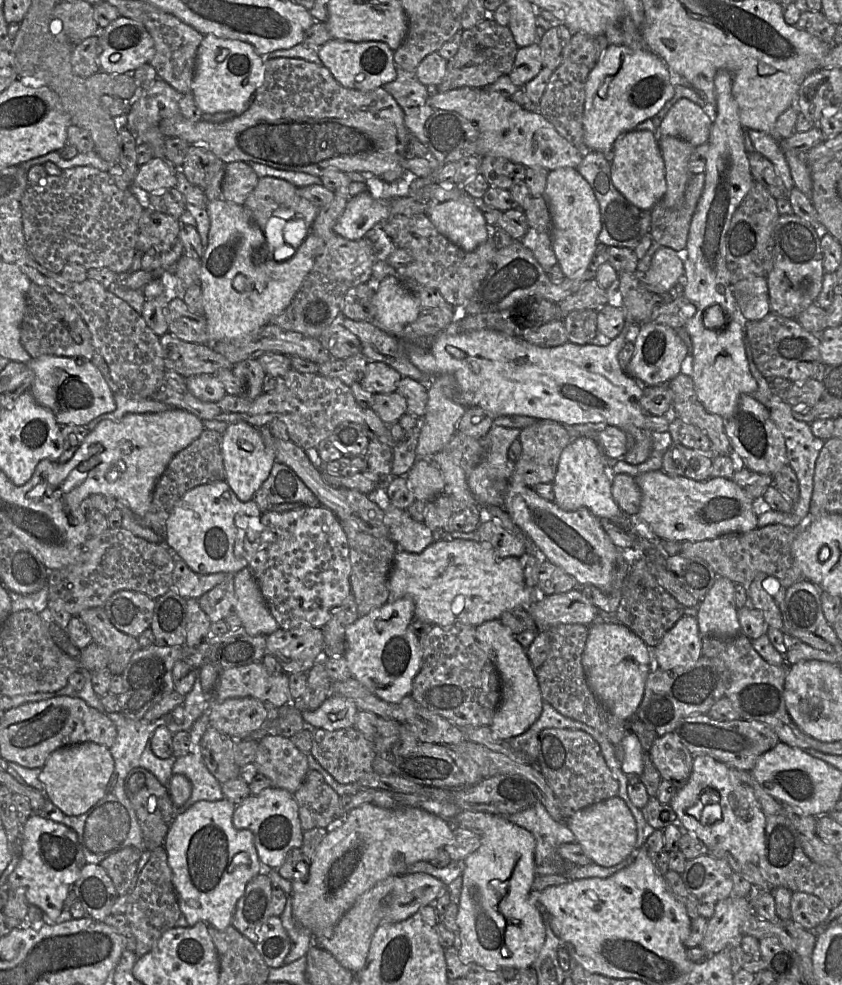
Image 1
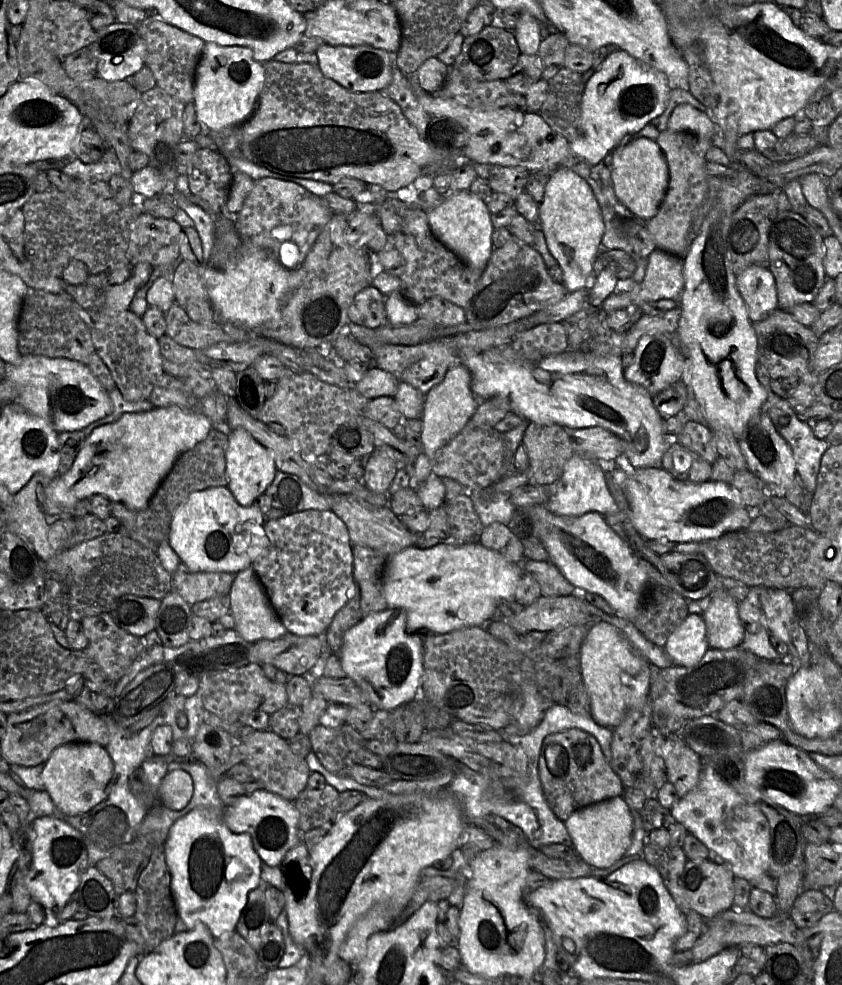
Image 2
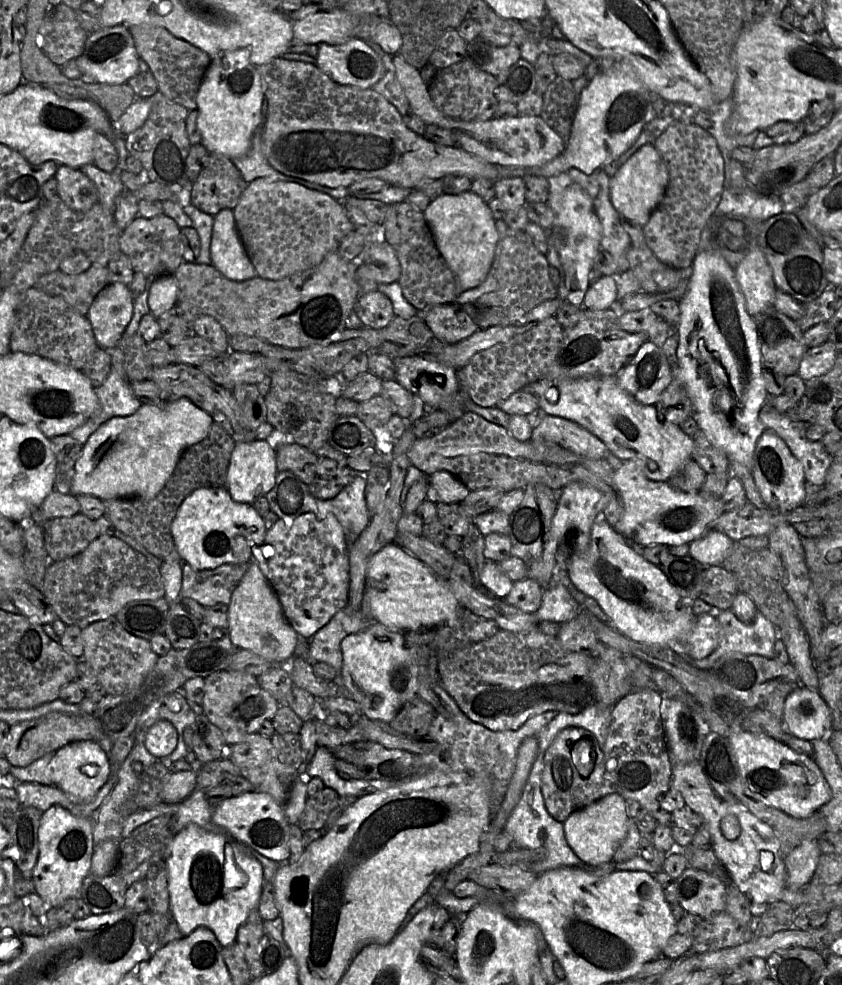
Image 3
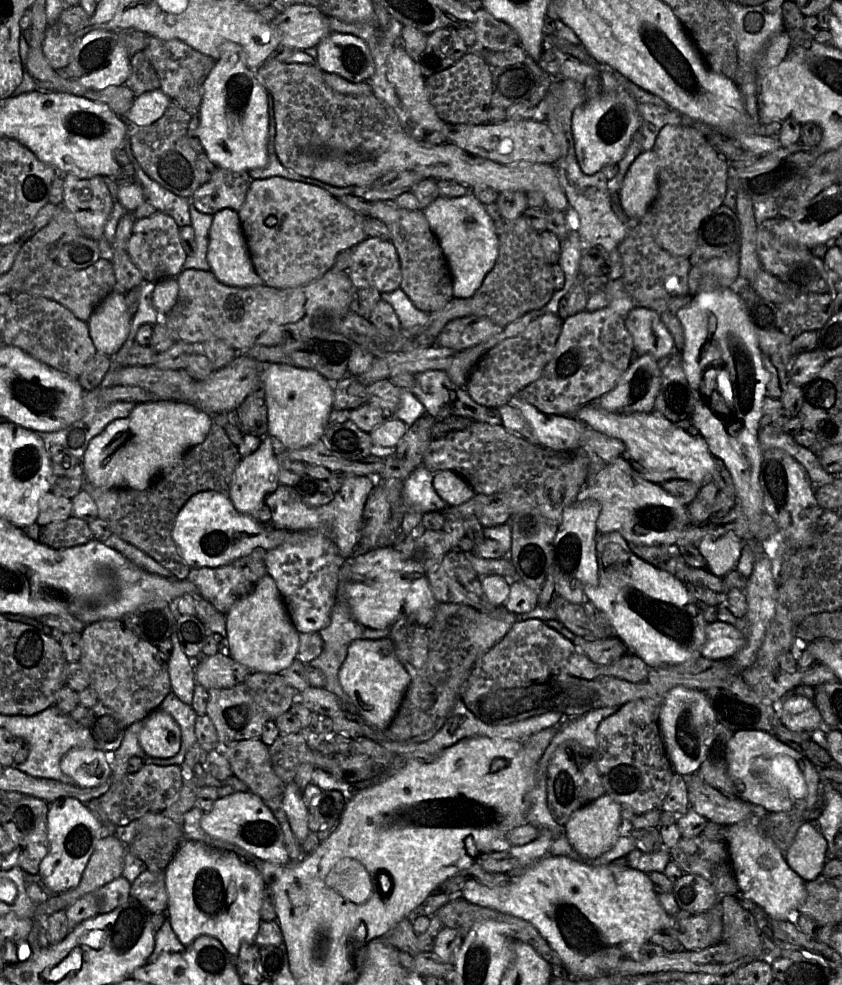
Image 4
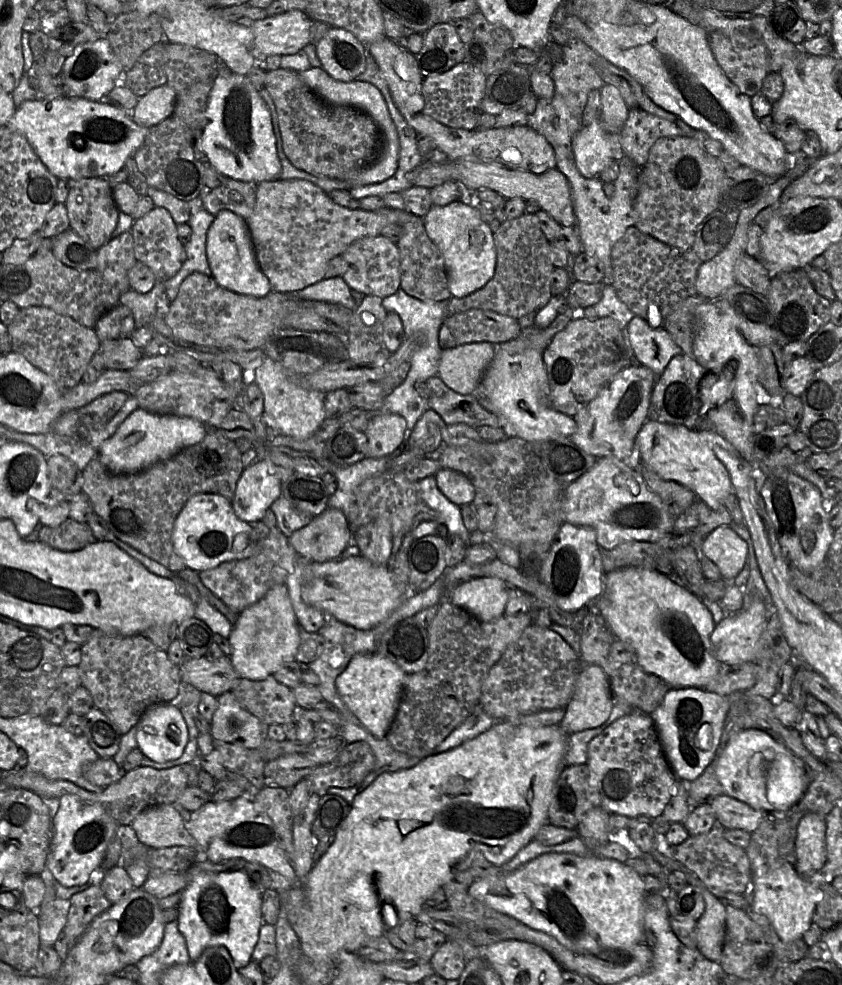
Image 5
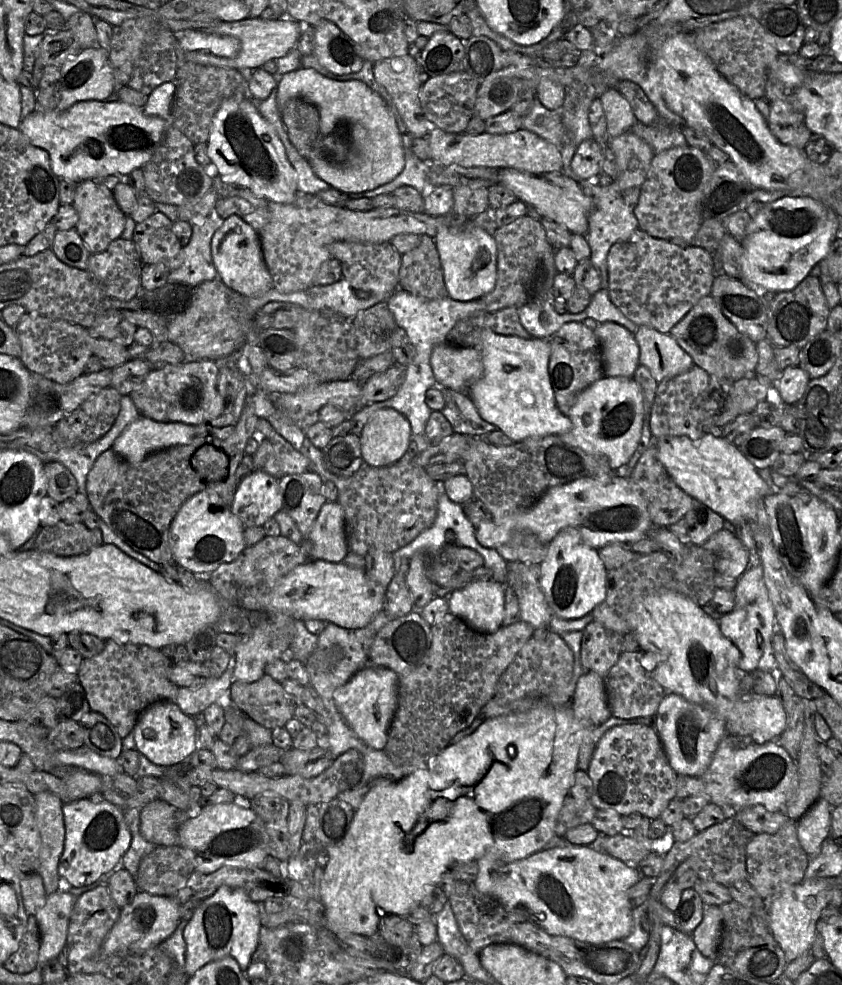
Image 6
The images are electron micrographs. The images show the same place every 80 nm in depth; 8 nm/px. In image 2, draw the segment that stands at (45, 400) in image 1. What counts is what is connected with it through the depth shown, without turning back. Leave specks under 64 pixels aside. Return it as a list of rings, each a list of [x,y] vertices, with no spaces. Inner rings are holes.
[[[24,355],[19,364],[9,366],[5,377],[19,387],[16,403],[27,412],[46,420],[58,433],[83,430],[113,412],[108,391],[87,365],[75,360]]]

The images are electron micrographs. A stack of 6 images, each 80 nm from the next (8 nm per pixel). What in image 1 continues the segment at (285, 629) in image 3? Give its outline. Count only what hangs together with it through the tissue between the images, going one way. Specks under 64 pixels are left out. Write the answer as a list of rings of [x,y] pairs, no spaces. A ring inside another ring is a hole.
[[[249,566],[234,574],[234,590],[235,613],[248,634],[268,636],[279,629]]]

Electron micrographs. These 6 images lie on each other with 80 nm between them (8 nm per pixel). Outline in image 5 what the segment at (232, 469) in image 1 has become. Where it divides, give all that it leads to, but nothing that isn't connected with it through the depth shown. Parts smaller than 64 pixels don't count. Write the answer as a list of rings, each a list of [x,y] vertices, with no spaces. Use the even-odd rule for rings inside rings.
[[[266,459],[245,468],[231,500],[235,515],[252,523],[263,520],[266,511],[281,495],[281,482]]]

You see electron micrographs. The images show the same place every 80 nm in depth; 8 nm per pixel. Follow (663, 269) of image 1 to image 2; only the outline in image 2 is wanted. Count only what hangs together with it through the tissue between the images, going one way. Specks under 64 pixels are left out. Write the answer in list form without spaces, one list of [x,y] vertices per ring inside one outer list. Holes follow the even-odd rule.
[[[656,248],[648,256],[648,264],[641,282],[640,299],[678,300],[684,287],[683,260]]]

